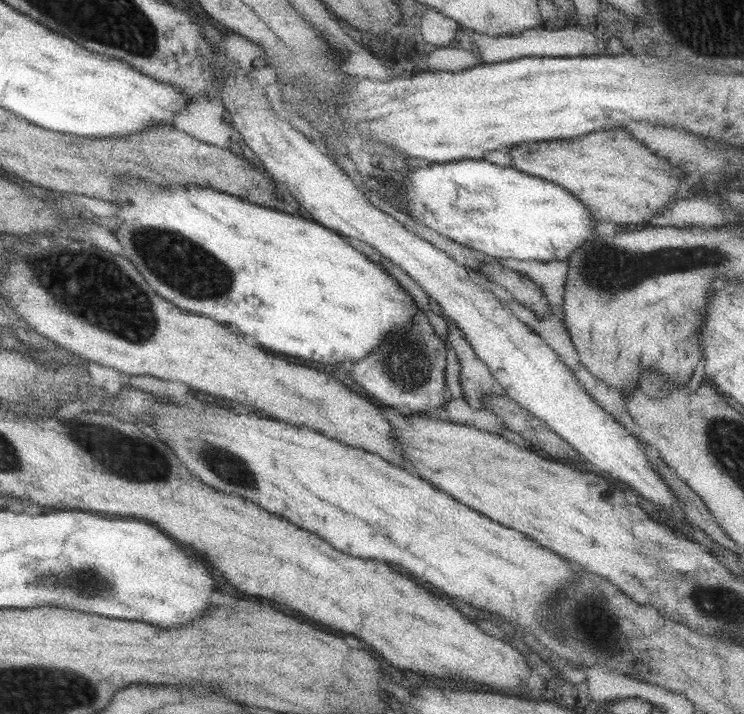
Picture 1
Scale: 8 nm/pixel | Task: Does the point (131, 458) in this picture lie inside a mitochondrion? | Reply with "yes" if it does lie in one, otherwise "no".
yes

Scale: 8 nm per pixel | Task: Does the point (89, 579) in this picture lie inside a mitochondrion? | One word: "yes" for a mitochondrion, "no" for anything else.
yes

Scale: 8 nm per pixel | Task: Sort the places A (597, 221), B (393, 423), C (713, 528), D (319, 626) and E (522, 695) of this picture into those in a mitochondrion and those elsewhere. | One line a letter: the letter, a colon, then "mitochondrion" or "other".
A: other
B: other
C: other
D: other
E: other

